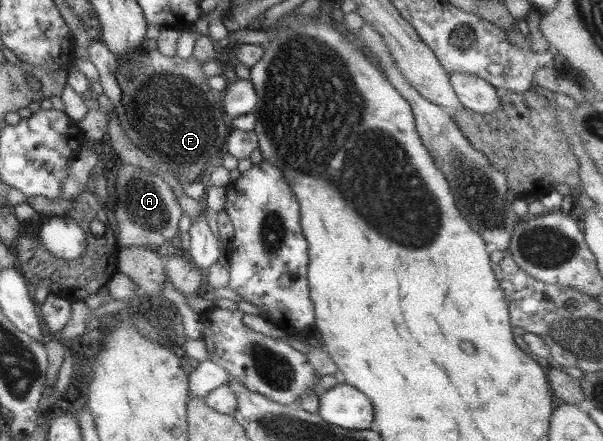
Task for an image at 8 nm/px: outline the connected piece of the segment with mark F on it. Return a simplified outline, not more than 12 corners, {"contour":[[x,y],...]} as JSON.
{"contour":[[140,40],[116,67],[144,154],[178,180],[230,132],[203,63]]}

